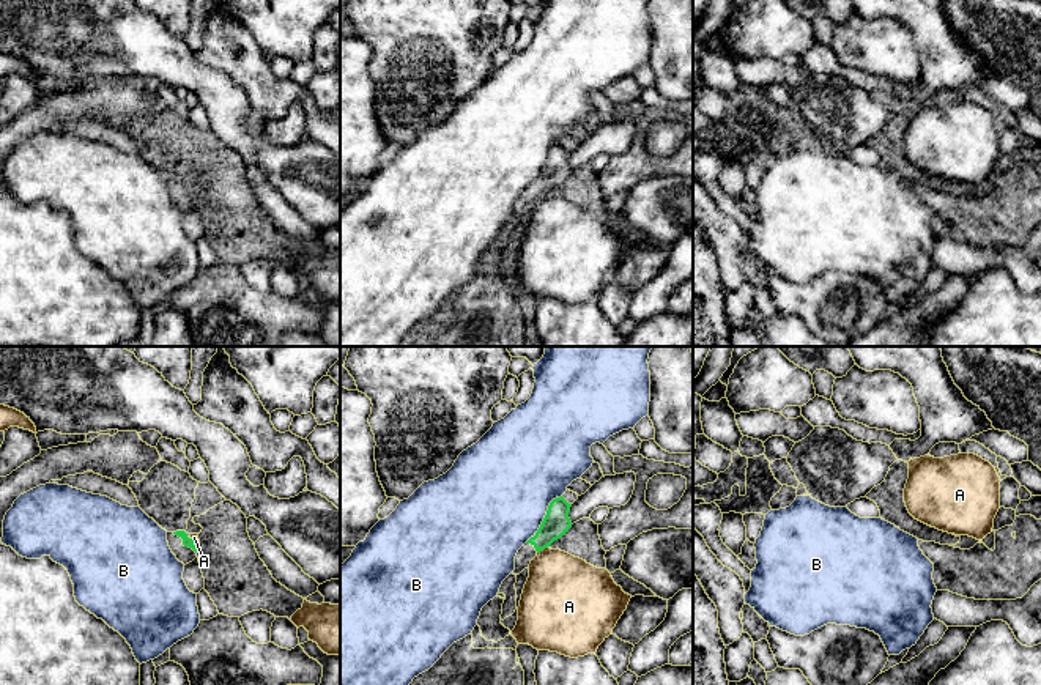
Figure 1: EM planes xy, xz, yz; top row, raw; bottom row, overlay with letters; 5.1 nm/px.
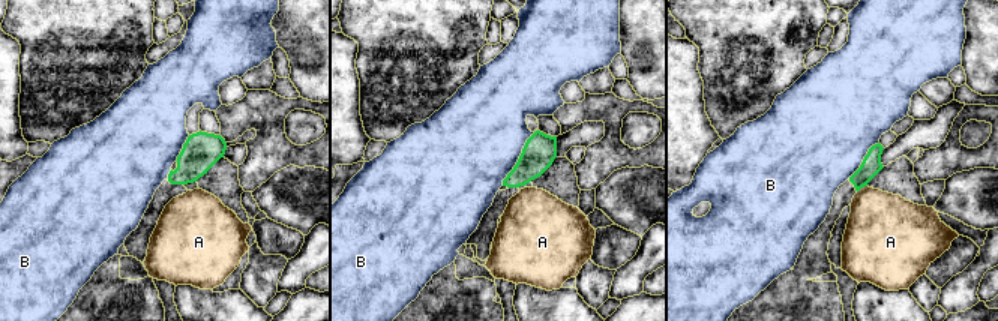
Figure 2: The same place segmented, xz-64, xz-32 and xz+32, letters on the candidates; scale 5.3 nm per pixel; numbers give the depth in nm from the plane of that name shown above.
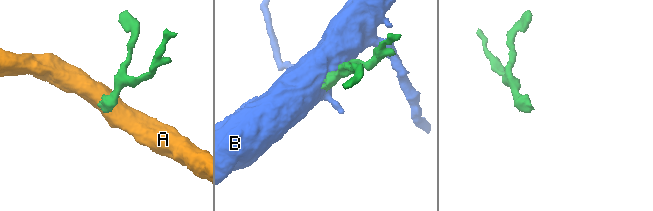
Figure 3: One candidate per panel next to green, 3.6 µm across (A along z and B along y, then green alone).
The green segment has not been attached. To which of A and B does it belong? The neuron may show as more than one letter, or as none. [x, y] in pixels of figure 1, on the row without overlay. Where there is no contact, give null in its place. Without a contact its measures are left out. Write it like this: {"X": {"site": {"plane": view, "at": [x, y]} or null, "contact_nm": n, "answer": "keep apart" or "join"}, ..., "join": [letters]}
{"A": {"site": {"plane": "xz", "at": [542, 196]}, "contact_nm": 70, "answer": "keep apart"}, "B": {"site": {"plane": "xz", "at": [544, 166]}, "contact_nm": 320, "answer": "keep apart"}, "join": []}

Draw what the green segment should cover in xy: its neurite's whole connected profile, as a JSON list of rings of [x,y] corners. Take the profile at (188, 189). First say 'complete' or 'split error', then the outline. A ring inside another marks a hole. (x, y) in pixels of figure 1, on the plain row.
split error; [[[184,178],[167,180],[167,189],[172,200],[184,213],[197,205],[195,191],[192,186],[187,184]]]

